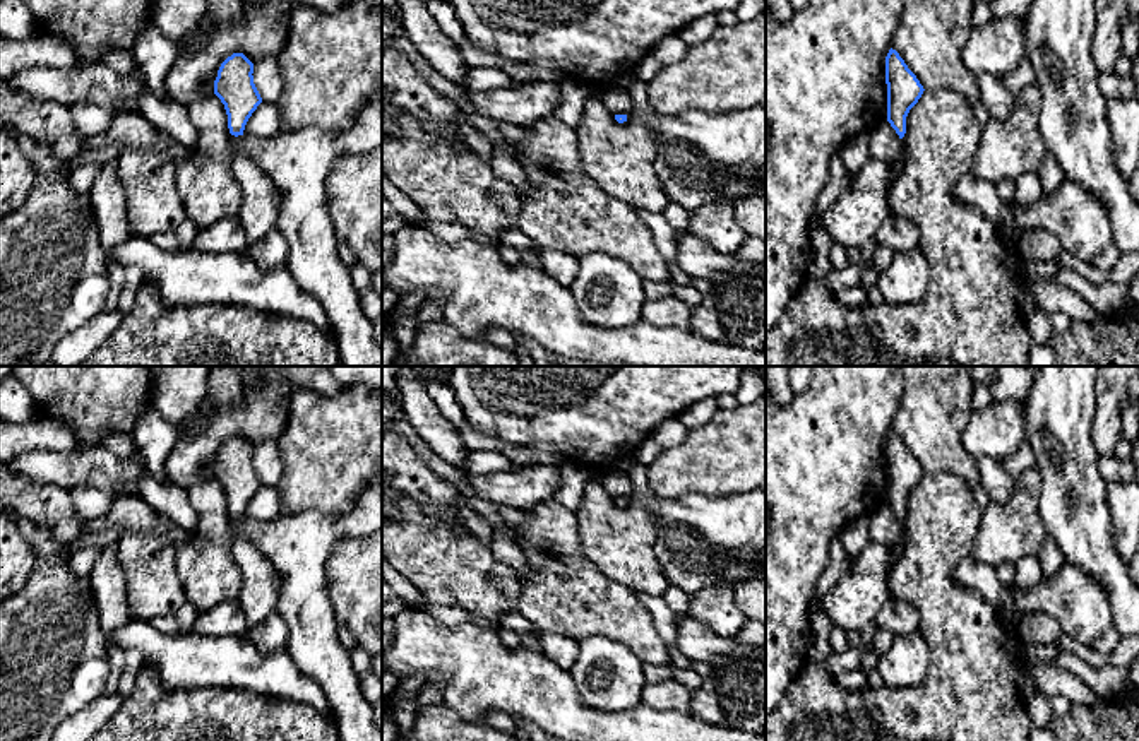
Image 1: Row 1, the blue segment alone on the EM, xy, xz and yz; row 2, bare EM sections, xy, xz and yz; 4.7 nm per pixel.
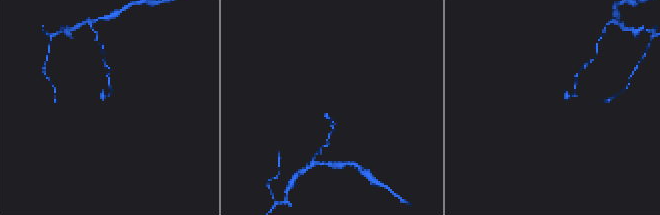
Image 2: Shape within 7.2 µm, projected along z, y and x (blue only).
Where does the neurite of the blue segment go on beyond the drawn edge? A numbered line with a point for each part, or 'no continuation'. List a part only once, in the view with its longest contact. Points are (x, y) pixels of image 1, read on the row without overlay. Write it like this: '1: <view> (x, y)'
no continuation

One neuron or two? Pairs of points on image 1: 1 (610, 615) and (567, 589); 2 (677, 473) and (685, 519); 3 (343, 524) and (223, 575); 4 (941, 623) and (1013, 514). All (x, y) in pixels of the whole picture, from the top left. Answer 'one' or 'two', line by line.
1: one
2: two
3: two
4: two

